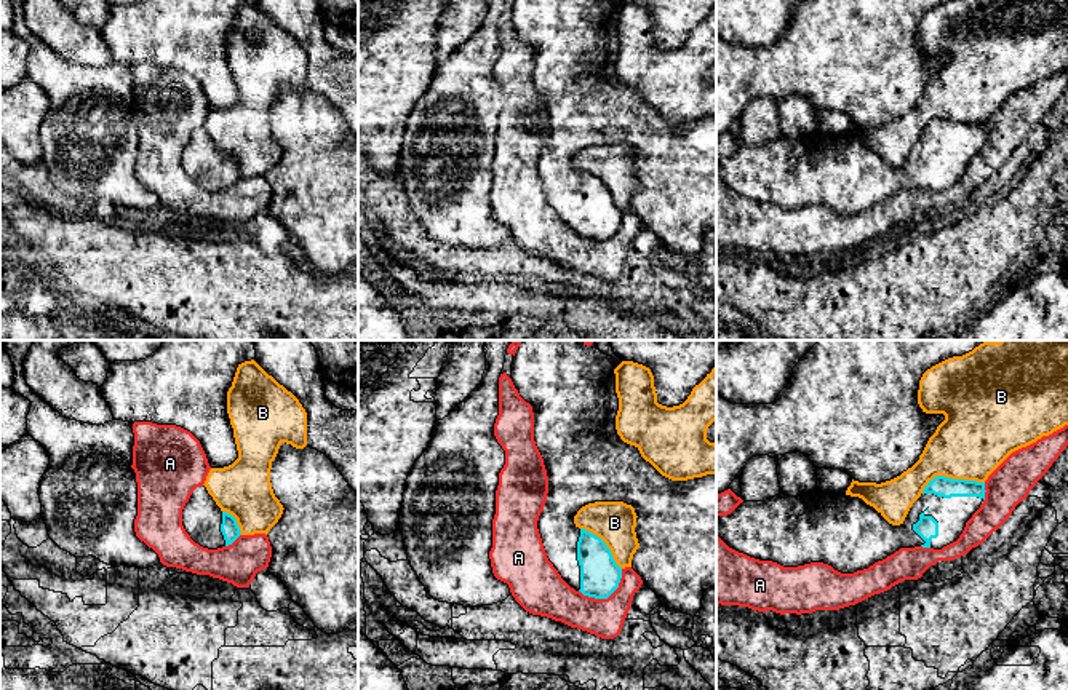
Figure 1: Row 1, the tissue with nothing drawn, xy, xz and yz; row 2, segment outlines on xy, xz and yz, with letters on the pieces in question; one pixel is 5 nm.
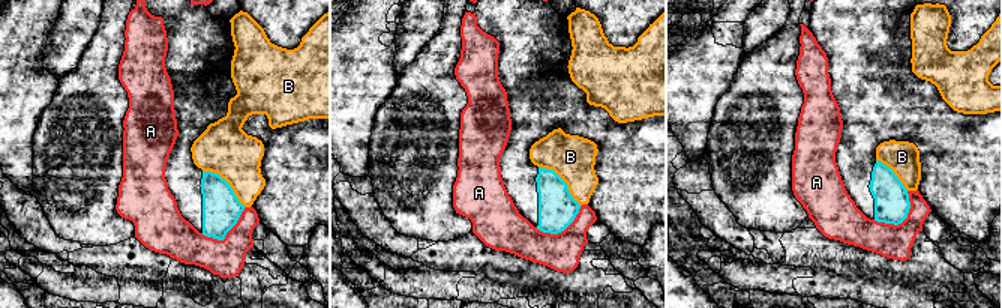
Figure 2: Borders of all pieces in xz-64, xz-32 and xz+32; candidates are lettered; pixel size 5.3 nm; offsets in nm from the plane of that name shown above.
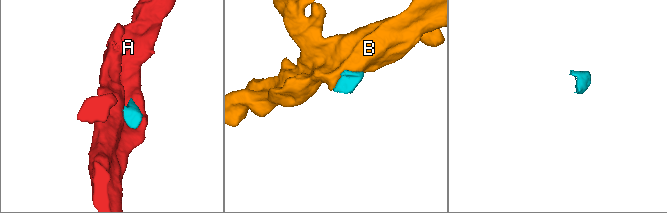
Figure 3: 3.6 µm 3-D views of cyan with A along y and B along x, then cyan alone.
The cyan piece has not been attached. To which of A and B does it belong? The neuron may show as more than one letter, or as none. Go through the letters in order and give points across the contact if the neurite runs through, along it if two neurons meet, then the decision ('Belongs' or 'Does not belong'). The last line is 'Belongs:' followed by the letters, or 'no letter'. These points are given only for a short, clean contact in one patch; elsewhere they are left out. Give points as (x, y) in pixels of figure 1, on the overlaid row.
A: Does not belong
B: Does not belong
Belongs: no letter

